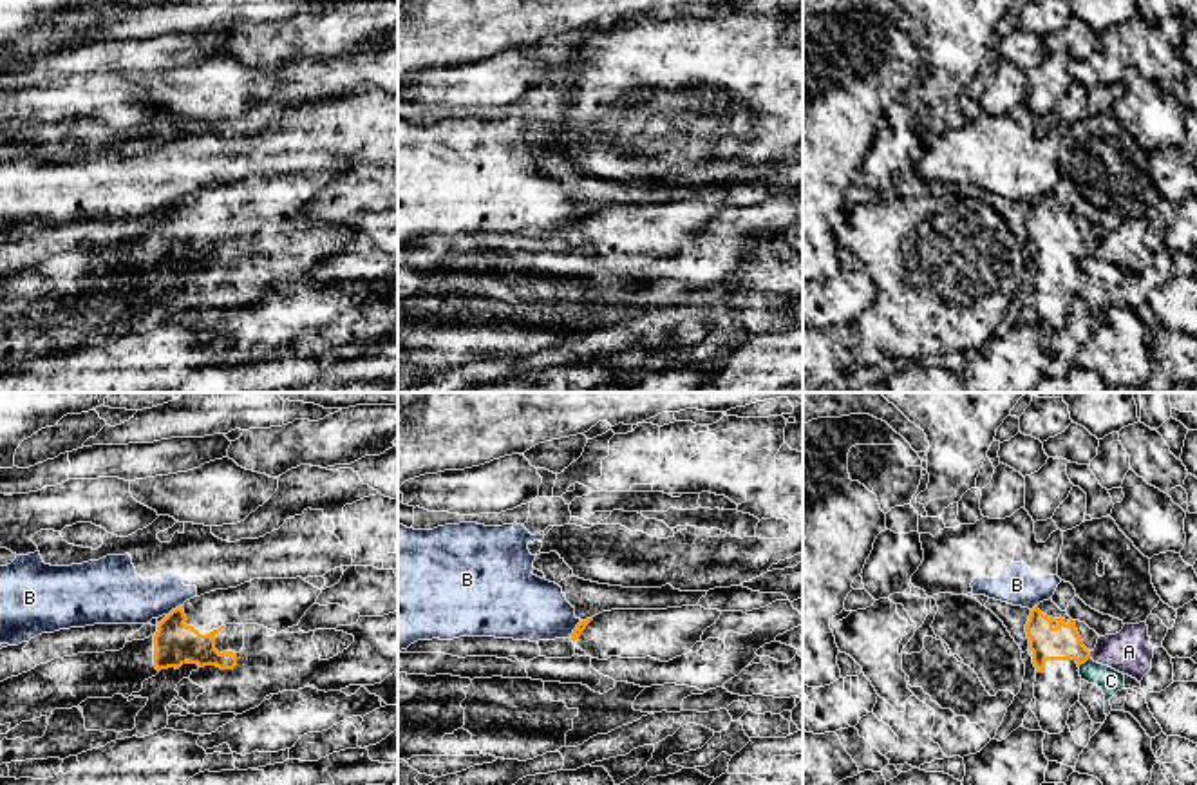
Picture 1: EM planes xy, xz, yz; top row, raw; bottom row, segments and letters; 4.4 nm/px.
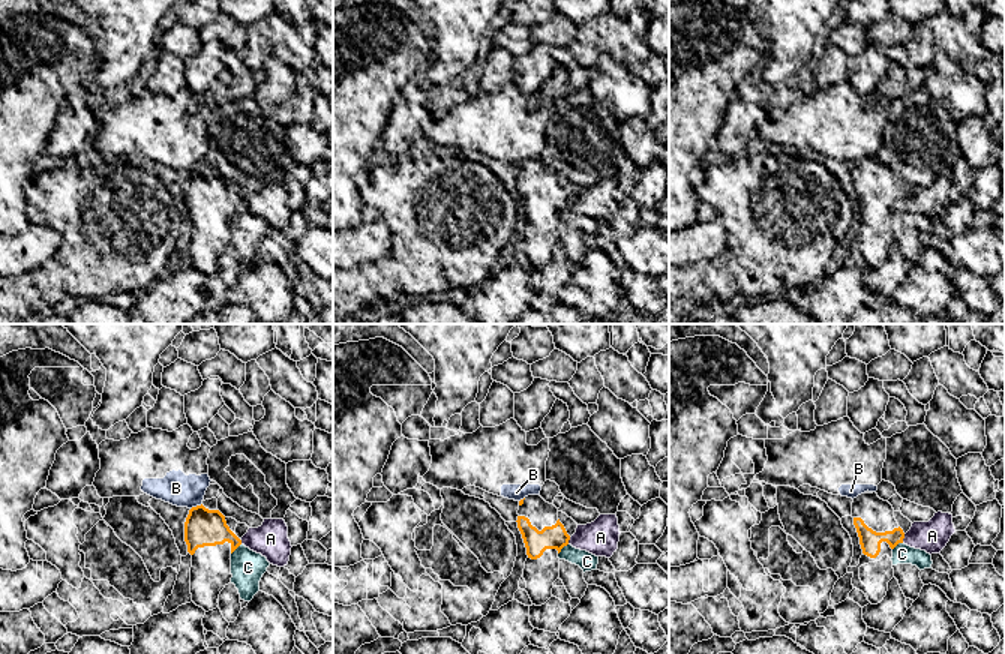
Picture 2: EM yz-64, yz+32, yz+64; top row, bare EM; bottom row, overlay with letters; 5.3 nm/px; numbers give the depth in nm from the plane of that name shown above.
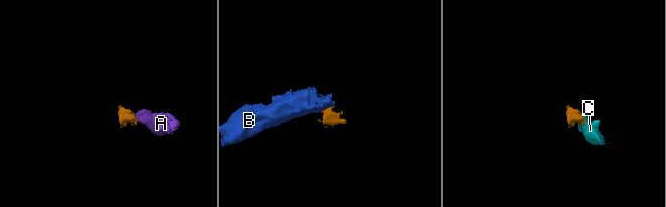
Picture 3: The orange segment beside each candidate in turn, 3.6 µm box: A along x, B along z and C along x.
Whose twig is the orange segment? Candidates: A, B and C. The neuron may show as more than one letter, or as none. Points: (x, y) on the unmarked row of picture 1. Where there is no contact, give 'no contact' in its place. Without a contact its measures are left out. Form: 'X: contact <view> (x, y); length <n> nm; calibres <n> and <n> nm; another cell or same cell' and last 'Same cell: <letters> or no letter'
A: contact yz (1089, 250); length 30 nm; calibres 160 and 200 nm; another cell
B: contact xz (574, 225); length 100 nm; calibres 50 and 300 nm; another cell
C: contact yz (1083, 257); length 70 nm; calibres 160 and 110 nm; another cell
Same cell: no letter

